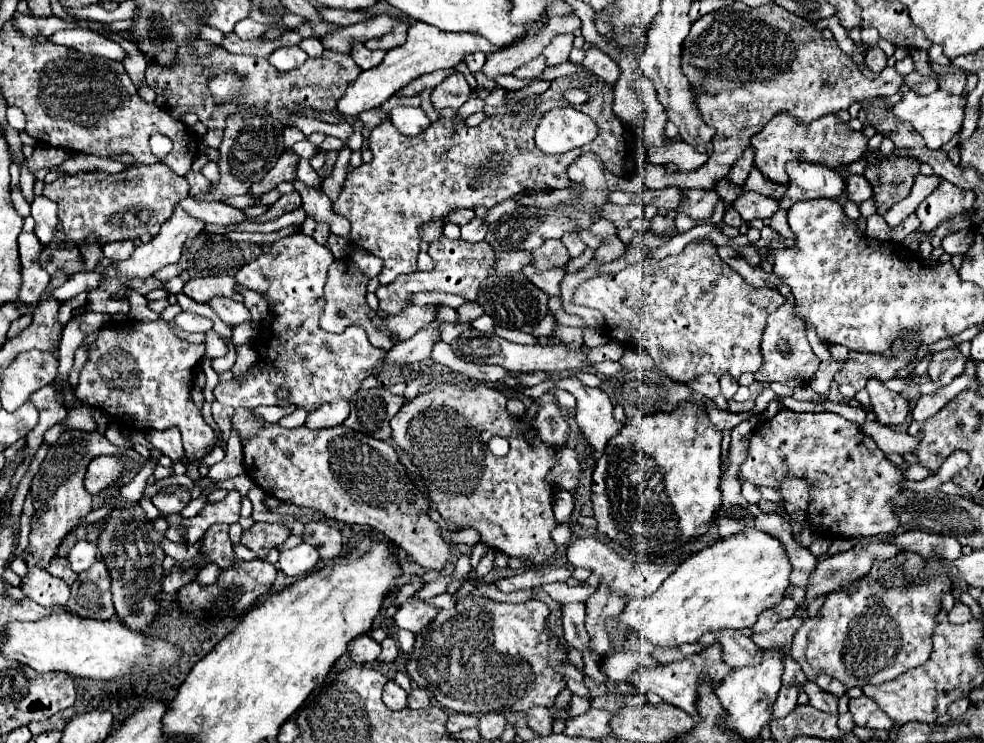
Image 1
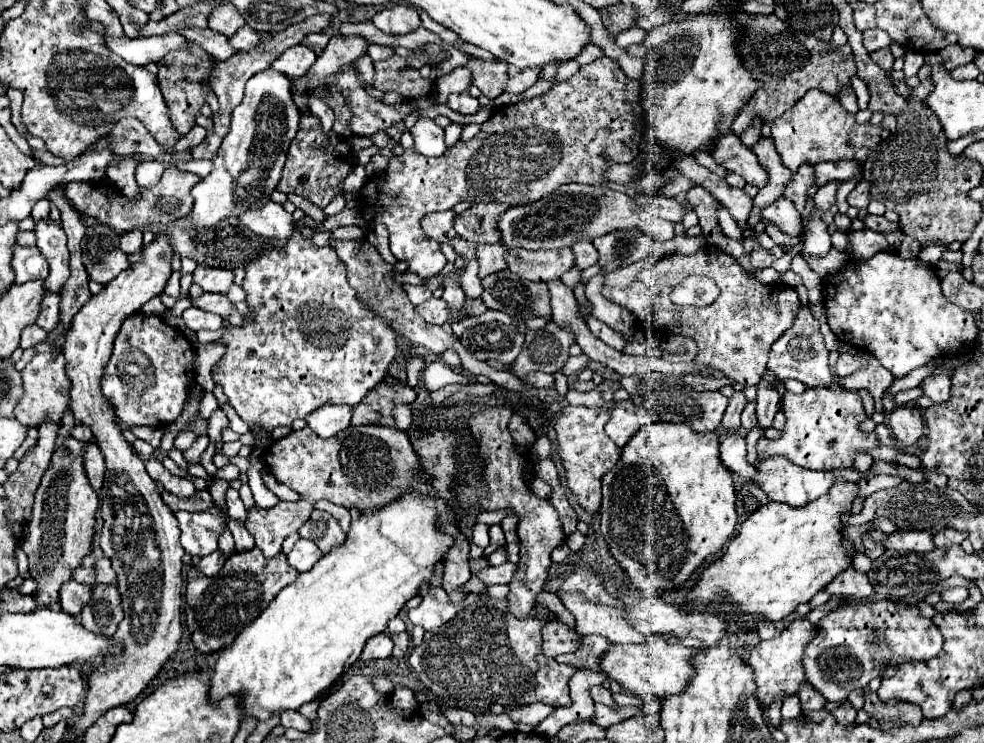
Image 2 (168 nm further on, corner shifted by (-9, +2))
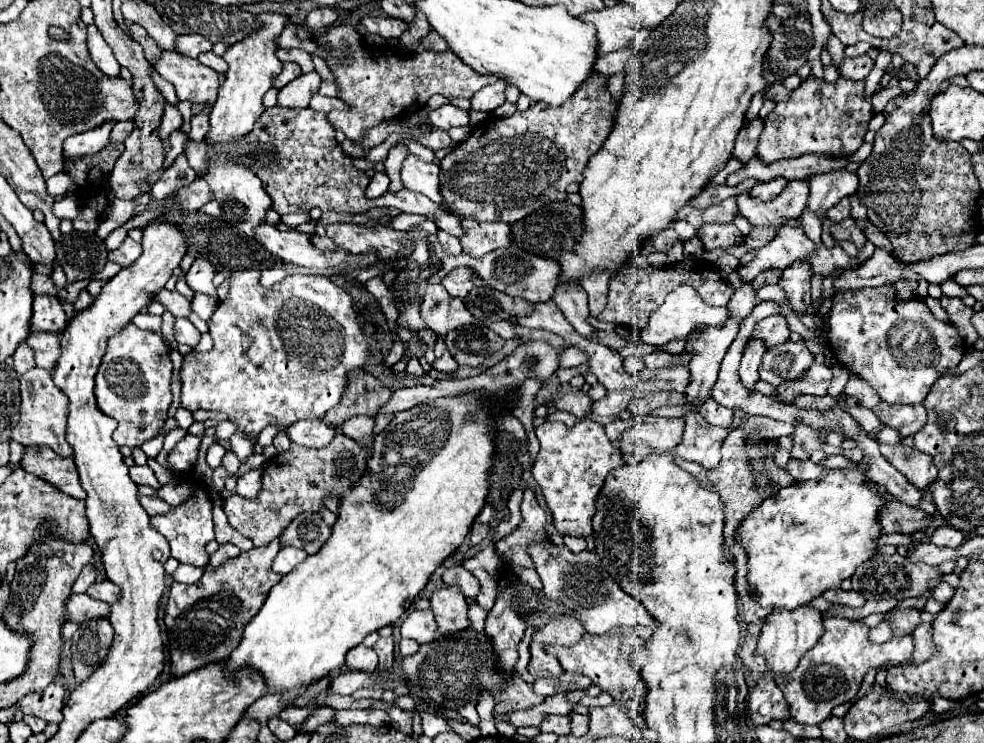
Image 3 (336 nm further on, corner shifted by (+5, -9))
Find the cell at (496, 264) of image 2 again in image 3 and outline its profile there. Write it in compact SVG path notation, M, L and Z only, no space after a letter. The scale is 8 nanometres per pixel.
M459 266L459 268L451 270L451 272L445 276L443 286L447 288L447 292L449 292L451 296L465 298L465 296L473 290L473 286L475 286L475 278L477 278L477 276L475 276L473 268L469 268L469 266Z

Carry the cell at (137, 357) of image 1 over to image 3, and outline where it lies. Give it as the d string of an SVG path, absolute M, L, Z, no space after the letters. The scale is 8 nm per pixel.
M129 324L121 330L121 334L109 340L107 352L95 376L95 396L97 406L119 424L113 432L113 440L119 446L141 446L161 430L173 402L171 370L173 364L169 358L169 348L161 334L139 330Z

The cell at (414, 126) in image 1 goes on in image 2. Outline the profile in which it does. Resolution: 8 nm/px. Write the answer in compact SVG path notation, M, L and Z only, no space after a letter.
M423 117L411 127L413 135L413 149L419 151L419 155L427 157L439 157L445 153L445 143L443 143L443 129L435 125L433 119Z

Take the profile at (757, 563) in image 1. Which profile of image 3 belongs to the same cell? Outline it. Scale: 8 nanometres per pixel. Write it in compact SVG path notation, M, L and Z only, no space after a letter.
M827 470L823 472L817 480L807 480L807 482L801 482L801 484L791 484L787 488L781 488L777 492L777 498L767 498L757 510L753 510L753 514L749 514L737 534L735 534L735 542L745 550L747 554L747 582L749 582L749 588L755 596L761 596L761 606L763 608L773 608L773 610L779 610L779 608L785 608L785 610L795 610L795 608L801 608L805 604L809 604L813 598L821 596L825 590L829 588L839 588L841 582L845 578L851 578L855 574L855 568L859 564L863 564L865 560L869 560L873 554L875 554L875 540L881 536L881 528L877 526L877 512L879 508L883 506L883 498L877 496L877 490L875 488L867 488L865 486L865 476L861 470Z

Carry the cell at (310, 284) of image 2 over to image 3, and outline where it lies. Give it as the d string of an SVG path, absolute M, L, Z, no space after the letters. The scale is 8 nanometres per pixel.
M259 270L231 276L229 294L209 320L213 350L189 352L181 366L181 406L191 412L197 408L223 412L237 426L229 444L241 464L253 454L255 438L265 426L291 426L297 420L323 418L327 410L341 402L349 374L363 368L369 358L369 346L351 296L327 276L295 274L271 288L261 286L259 278Z

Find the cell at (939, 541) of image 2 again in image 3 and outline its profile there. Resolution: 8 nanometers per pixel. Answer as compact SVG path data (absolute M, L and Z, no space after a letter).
M941 526L931 536L933 544L937 544L937 546L949 546L949 548L959 548L963 544L963 540L965 540L965 536L961 534L961 530L951 528L951 526Z

